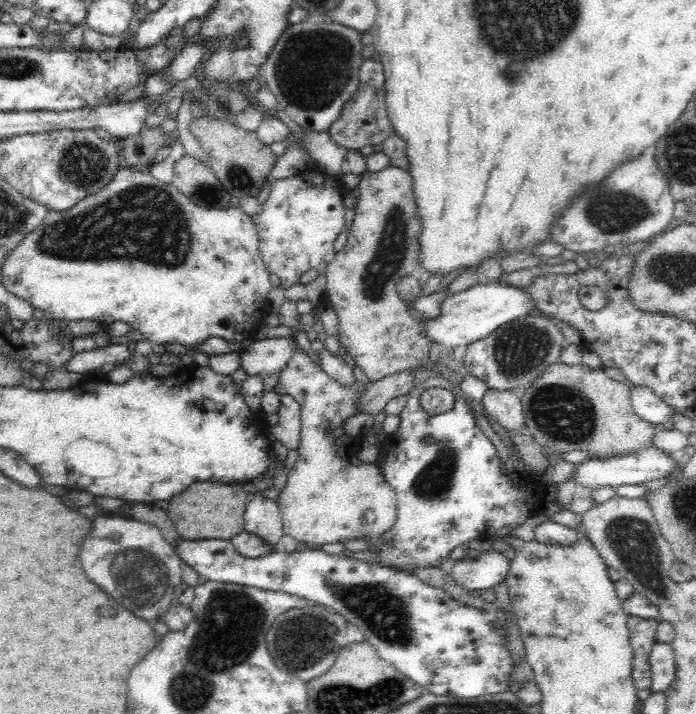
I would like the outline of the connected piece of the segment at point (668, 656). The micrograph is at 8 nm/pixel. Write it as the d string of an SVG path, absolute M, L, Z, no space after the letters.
M654 644L650 652L651 692L664 692L676 678L676 653L671 644Z

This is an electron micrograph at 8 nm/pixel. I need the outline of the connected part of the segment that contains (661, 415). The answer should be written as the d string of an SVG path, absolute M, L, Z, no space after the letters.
M631 386L629 397L634 412L638 413L642 420L651 425L665 423L674 414L672 407L666 404L659 396L656 396L656 393L651 388Z

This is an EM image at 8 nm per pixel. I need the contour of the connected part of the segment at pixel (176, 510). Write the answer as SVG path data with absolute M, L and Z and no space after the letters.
M197 481L186 488L184 492L172 497L168 501L165 512L174 524L177 534L182 539L198 541L202 539L230 538L245 531L243 520L246 504L250 494L246 493L239 484L220 484L210 481Z

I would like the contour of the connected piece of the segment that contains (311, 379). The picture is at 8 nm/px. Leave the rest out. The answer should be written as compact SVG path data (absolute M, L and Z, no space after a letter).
M298 347L287 365L278 371L273 389L279 395L293 398L301 410L302 442L298 459L275 500L280 508L283 534L310 547L334 544L342 538L378 537L396 522L396 496L384 481L381 468L358 460L364 436L348 437L343 431L343 420L358 413L355 400L366 385L362 388L357 381L350 388L342 388L301 350Z

